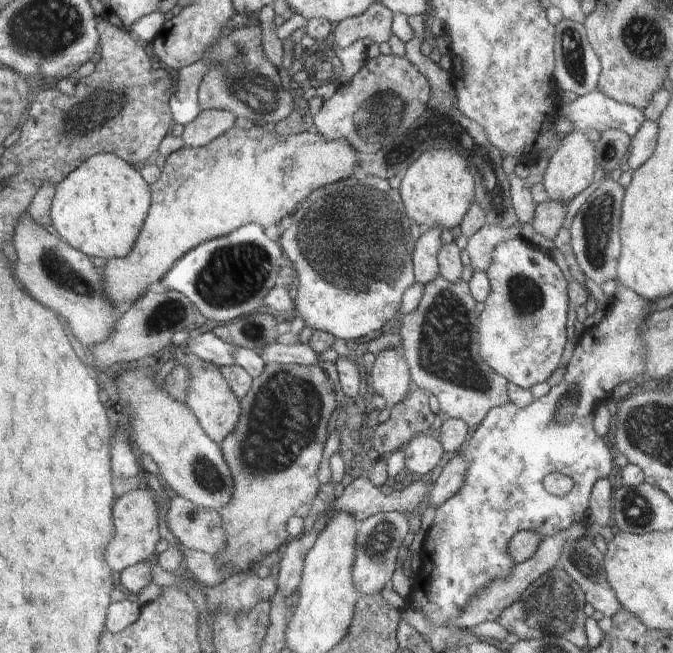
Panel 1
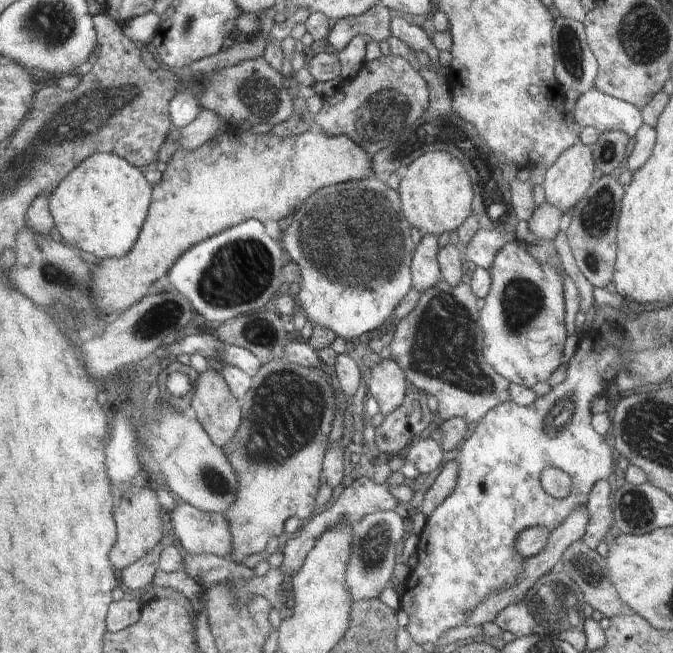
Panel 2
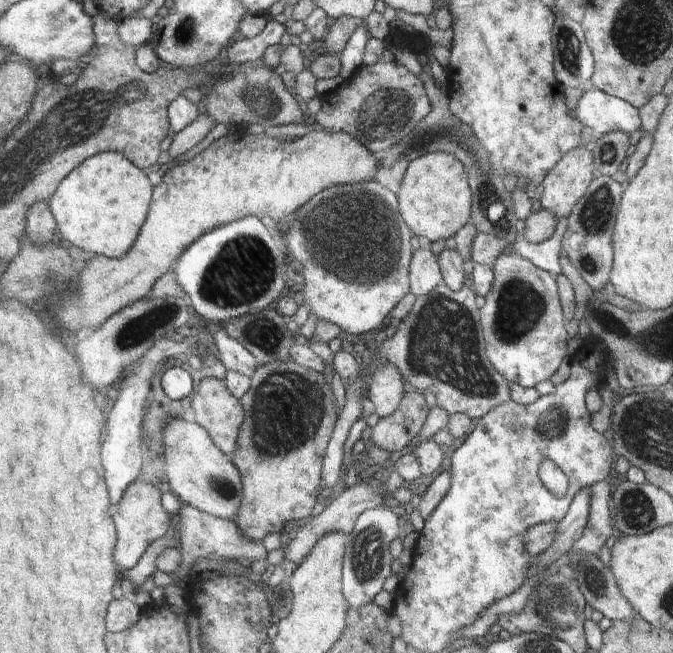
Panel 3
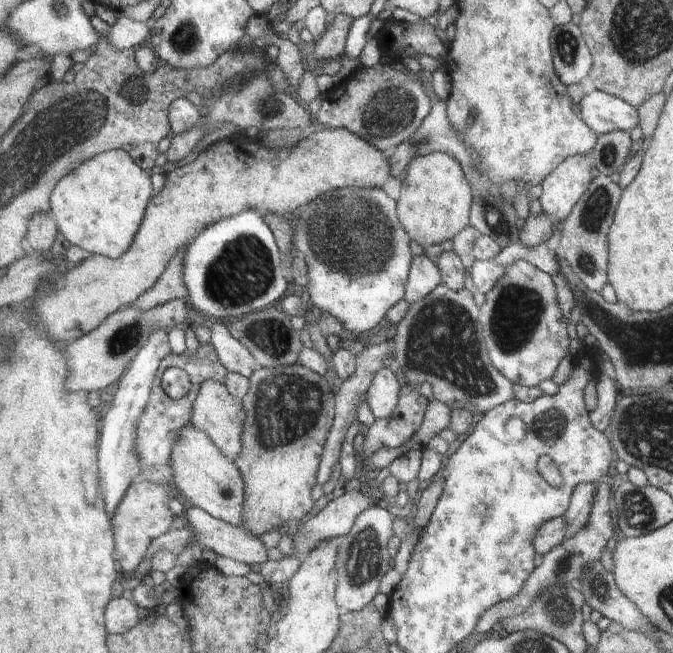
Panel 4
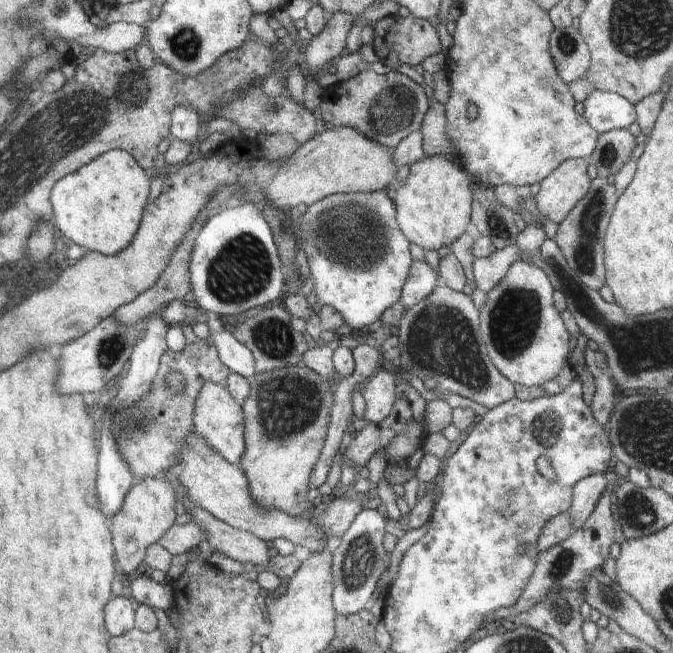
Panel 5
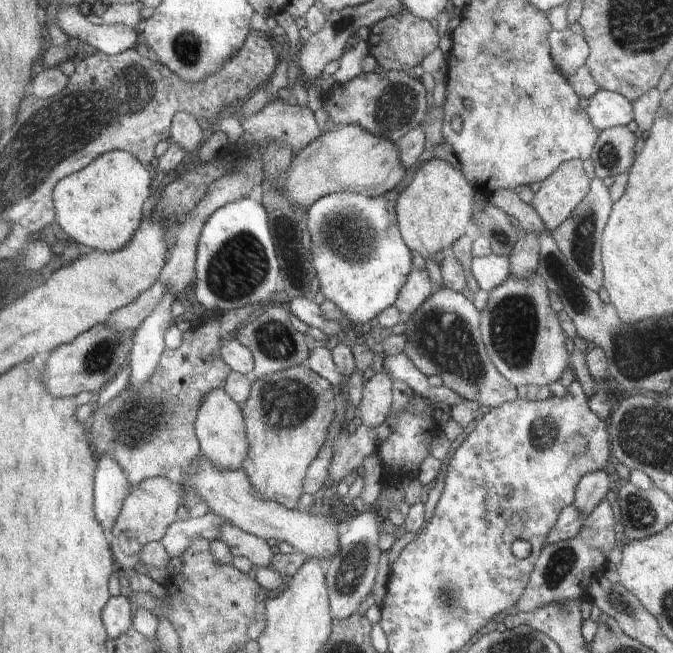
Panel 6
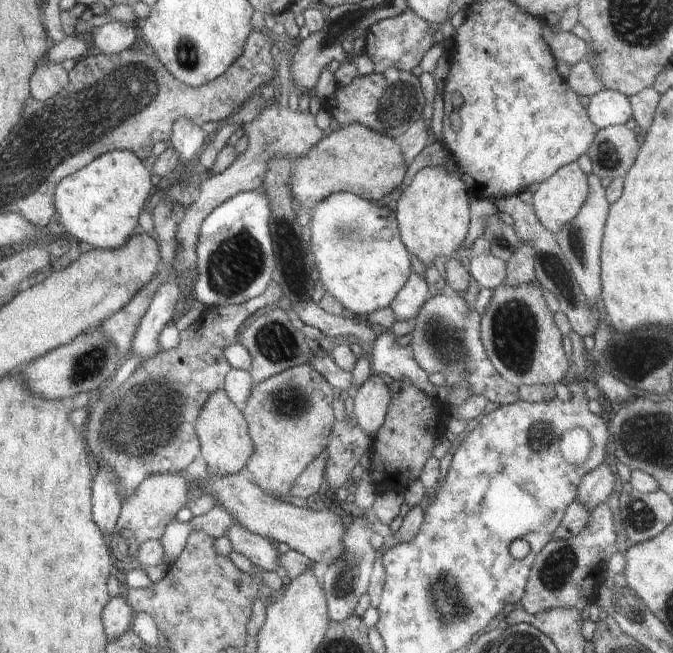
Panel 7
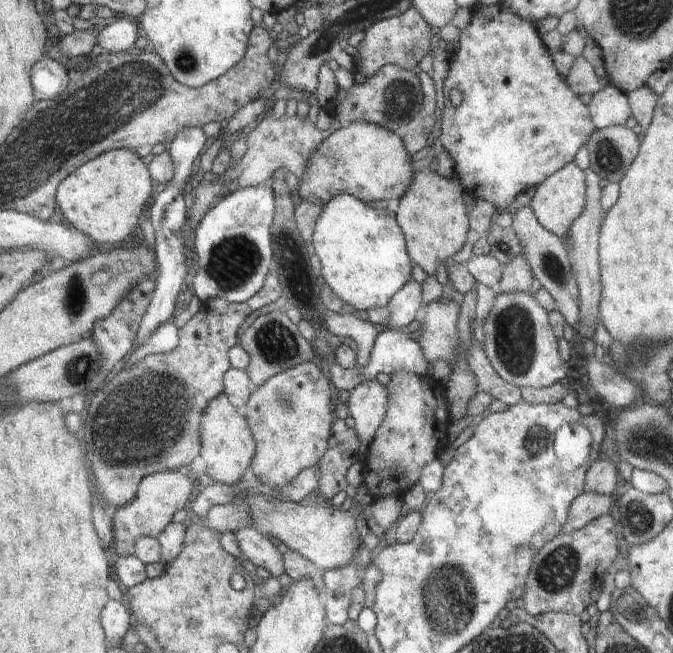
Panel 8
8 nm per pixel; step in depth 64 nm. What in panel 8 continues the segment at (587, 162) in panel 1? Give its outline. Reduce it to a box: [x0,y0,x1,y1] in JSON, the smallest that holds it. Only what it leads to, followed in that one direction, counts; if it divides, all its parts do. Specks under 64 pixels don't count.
[530,164,586,239]

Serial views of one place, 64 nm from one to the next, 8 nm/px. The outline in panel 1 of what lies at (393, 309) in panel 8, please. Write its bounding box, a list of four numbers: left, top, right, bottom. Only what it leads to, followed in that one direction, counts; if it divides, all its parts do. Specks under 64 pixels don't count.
[414,225,440,286]

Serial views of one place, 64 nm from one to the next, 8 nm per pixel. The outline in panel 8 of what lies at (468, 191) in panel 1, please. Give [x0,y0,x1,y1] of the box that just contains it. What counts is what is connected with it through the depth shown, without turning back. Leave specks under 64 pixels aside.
[395,169,468,276]

